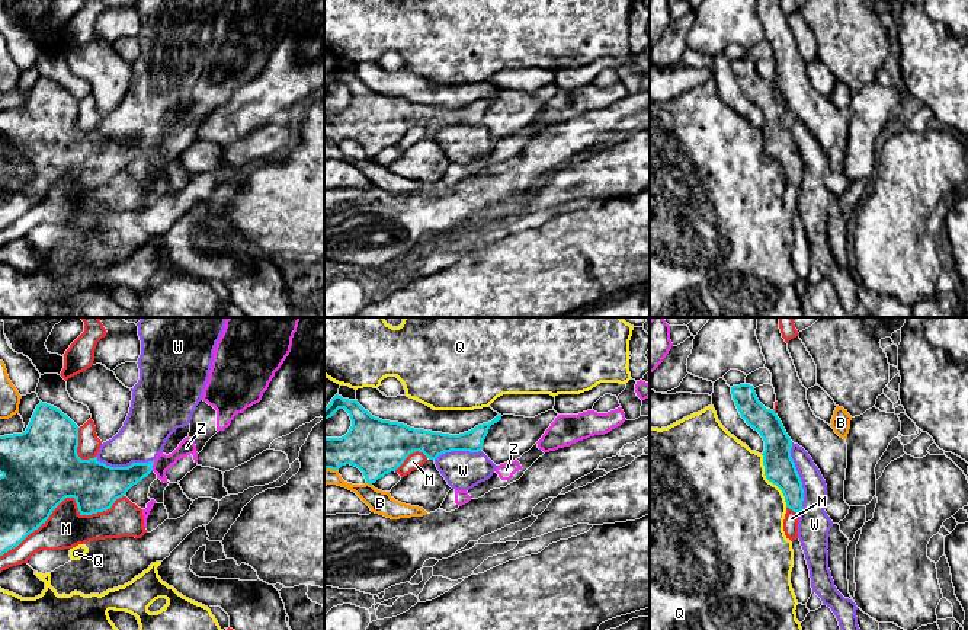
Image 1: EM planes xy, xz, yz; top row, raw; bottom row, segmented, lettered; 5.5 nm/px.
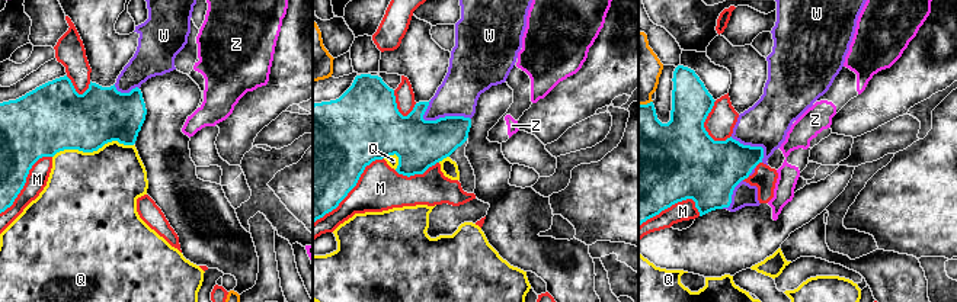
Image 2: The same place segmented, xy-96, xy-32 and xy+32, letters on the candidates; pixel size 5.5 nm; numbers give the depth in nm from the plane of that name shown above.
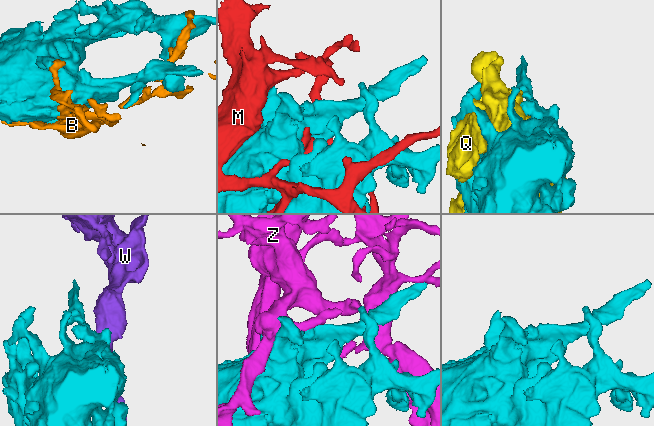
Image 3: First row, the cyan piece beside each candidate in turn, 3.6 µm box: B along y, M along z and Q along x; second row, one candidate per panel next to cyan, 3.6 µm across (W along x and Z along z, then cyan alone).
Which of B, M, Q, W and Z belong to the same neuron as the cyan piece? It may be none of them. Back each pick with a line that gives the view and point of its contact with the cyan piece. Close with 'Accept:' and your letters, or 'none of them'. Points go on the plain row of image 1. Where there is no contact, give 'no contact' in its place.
W: contact yz (800, 153)
Accept: W

